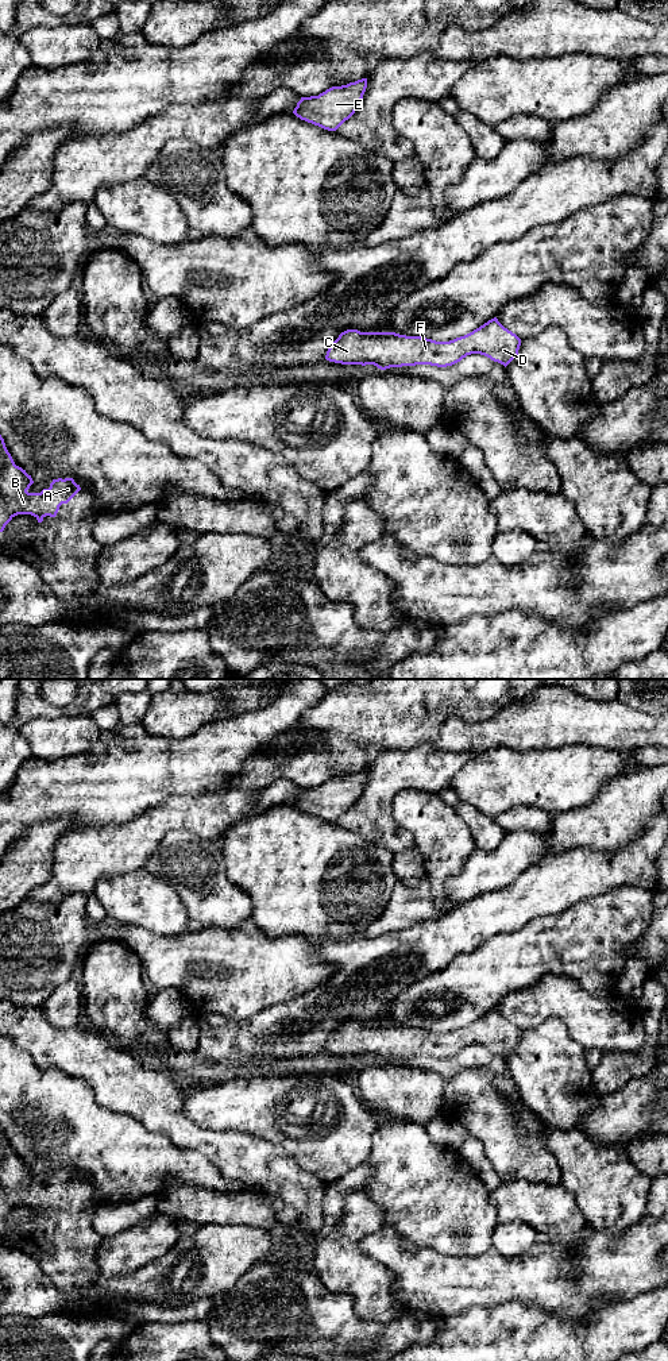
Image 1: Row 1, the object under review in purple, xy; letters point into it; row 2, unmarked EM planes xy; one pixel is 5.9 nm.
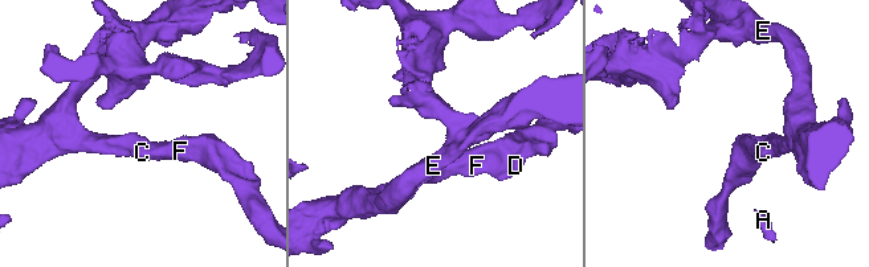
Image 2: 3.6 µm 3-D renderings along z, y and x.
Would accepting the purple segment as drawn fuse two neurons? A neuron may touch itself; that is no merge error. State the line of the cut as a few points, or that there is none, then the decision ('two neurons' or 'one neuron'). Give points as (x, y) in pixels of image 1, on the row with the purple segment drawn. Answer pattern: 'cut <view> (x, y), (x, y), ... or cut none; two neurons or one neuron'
cut none; one neuron

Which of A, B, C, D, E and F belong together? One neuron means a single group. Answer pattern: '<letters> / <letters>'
A B C D E F

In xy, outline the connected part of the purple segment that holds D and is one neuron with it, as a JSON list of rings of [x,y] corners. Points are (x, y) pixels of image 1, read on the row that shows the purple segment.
[[[497,317],[449,342],[395,332],[347,329],[329,346],[325,359],[341,365],[390,367],[430,365],[447,367],[471,354],[480,354],[505,367],[518,355],[521,339]]]

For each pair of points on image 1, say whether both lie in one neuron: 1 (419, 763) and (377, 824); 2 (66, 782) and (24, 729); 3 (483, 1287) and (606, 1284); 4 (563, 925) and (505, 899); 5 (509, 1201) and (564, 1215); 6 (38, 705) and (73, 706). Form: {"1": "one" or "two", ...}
{"1": "one", "2": "two", "3": "one", "4": "two", "5": "one", "6": "one"}

